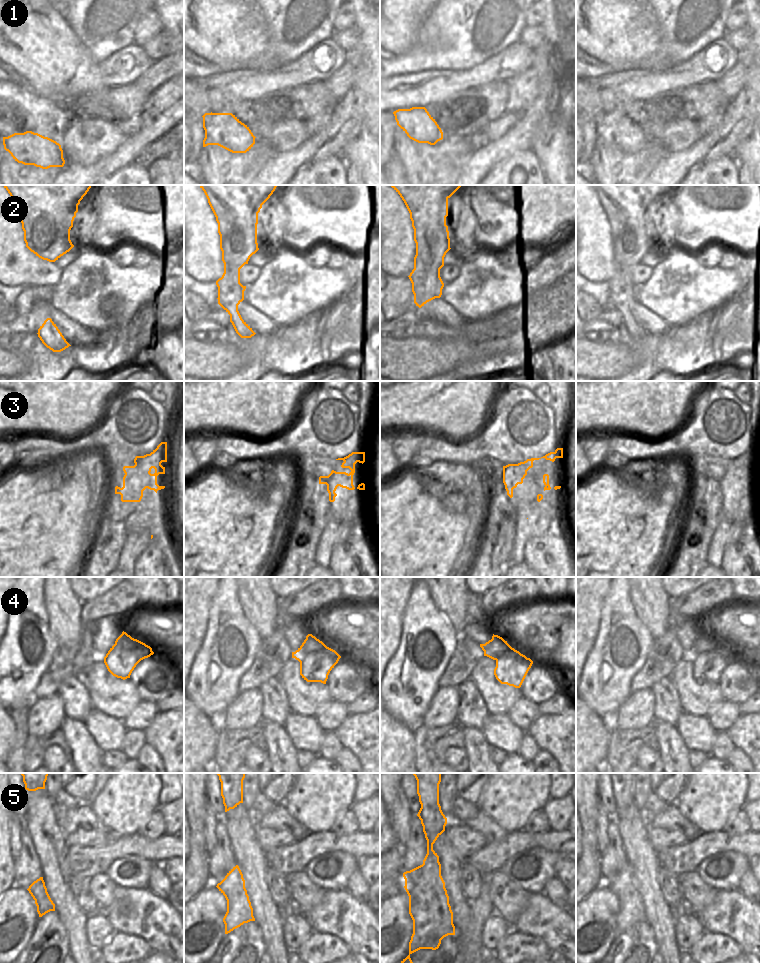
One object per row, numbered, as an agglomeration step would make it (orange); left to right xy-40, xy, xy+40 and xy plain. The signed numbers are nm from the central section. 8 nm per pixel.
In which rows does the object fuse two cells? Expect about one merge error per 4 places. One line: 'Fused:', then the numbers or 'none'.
Fused: 3, 4

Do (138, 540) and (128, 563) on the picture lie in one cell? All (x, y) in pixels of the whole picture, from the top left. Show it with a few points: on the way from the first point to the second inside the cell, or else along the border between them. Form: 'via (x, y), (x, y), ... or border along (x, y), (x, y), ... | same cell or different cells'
via (134, 546), (128, 557) | same cell

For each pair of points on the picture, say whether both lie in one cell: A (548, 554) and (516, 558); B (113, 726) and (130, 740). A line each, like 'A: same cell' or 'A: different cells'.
A: different cells
B: different cells

